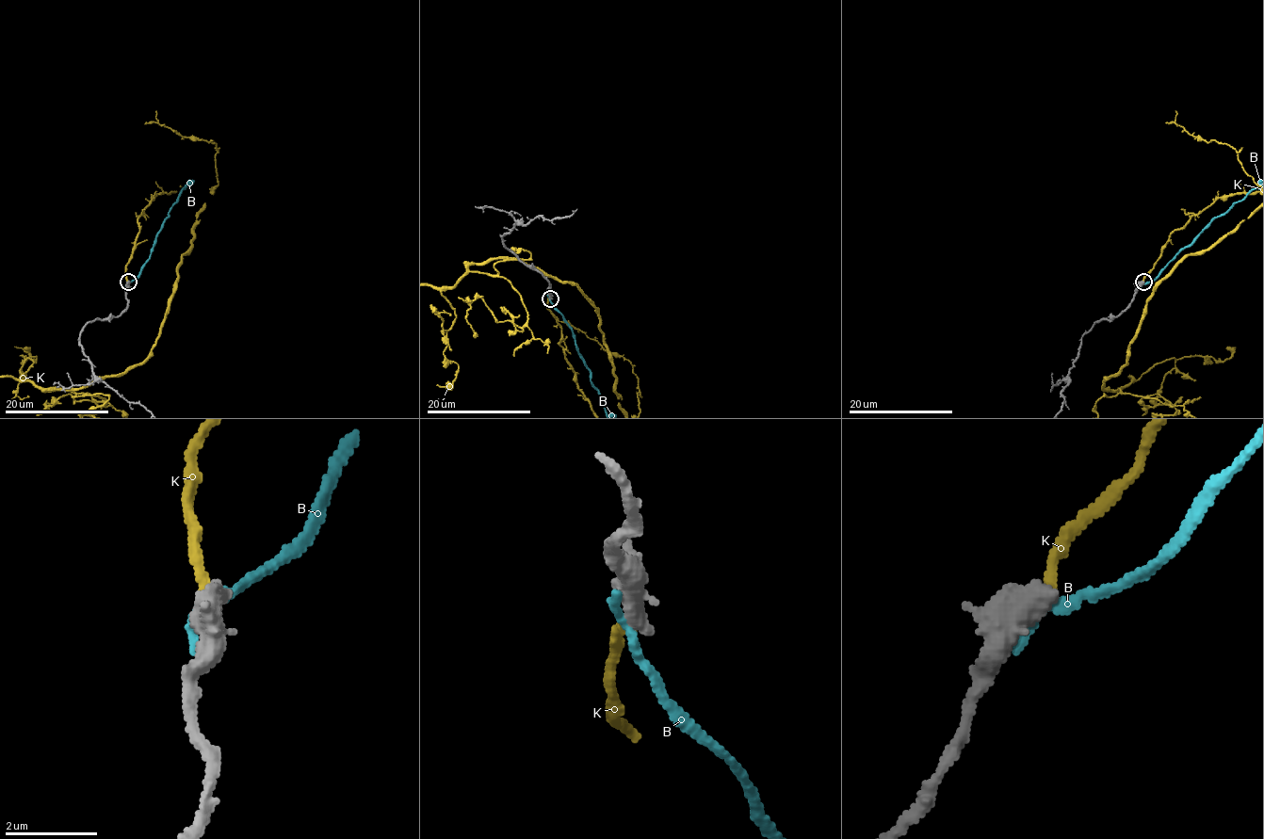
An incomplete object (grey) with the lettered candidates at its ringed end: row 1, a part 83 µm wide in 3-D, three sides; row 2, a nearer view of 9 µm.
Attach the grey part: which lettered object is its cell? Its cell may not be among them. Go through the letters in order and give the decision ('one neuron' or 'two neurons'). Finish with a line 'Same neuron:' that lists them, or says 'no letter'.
B: two neurons
K: one neuron
Same neuron: K

